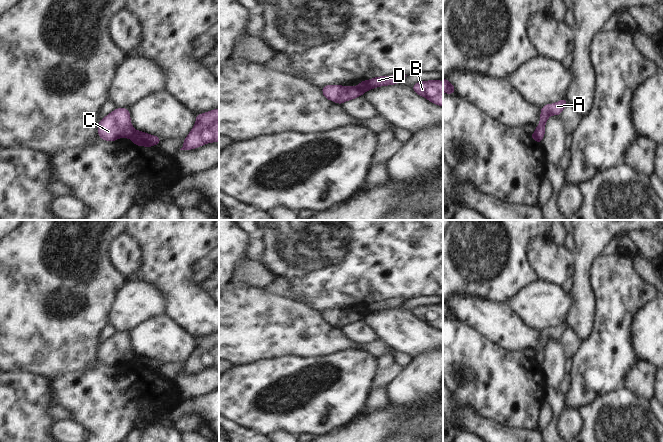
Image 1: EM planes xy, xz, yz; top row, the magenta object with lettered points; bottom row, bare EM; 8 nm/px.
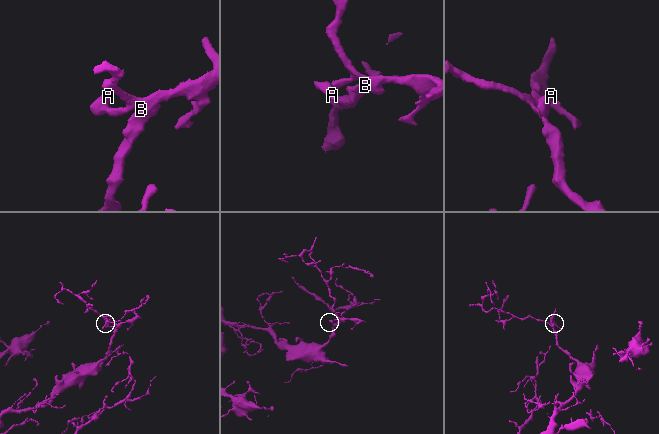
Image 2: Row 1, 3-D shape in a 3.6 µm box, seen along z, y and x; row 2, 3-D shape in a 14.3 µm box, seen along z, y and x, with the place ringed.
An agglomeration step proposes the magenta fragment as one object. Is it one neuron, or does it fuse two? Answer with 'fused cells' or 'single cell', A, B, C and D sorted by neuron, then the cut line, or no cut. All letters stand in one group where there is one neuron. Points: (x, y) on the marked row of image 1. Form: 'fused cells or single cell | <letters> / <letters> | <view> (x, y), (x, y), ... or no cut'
fused cells | A C / B D | yz (535, 131), (540, 141)

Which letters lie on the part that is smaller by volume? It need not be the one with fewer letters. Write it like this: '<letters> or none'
A, C

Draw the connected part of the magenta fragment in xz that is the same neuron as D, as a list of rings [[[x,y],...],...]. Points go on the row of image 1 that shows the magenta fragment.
[[[398,73],[393,76],[380,76],[374,77],[370,80],[361,81],[355,88],[363,95],[366,91],[372,90],[375,87],[387,86],[387,85],[395,85],[407,75],[403,73]]]

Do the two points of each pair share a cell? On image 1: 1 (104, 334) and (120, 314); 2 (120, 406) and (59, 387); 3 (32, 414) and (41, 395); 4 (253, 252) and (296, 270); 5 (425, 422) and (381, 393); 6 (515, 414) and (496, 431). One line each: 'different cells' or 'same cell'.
1: different cells
2: same cell
3: same cell
4: different cells
5: different cells
6: different cells

